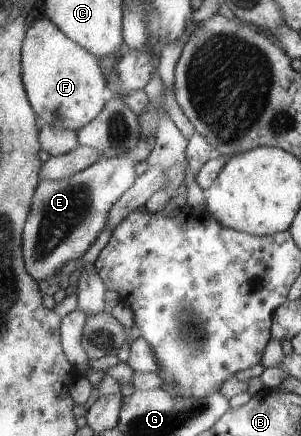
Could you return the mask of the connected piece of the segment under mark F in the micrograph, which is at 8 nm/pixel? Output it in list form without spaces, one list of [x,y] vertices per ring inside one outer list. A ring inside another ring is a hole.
[[[49,17],[33,23],[26,34],[22,47],[22,80],[39,121],[78,132],[114,97],[98,57],[63,33]]]

